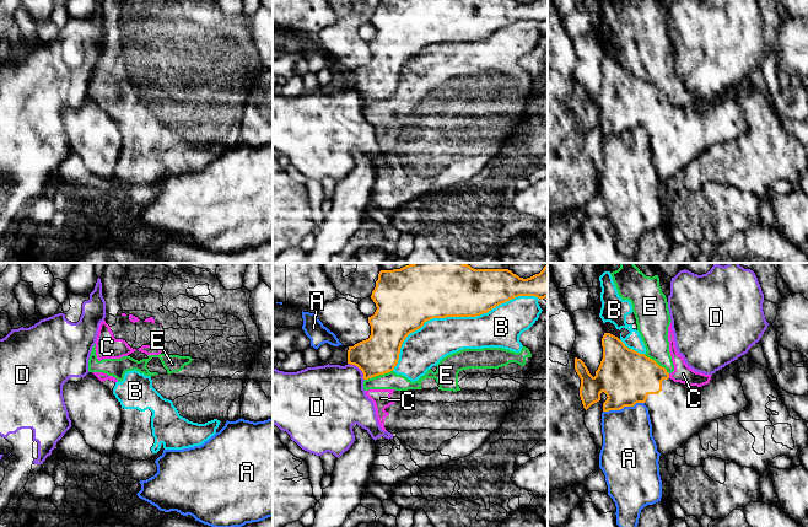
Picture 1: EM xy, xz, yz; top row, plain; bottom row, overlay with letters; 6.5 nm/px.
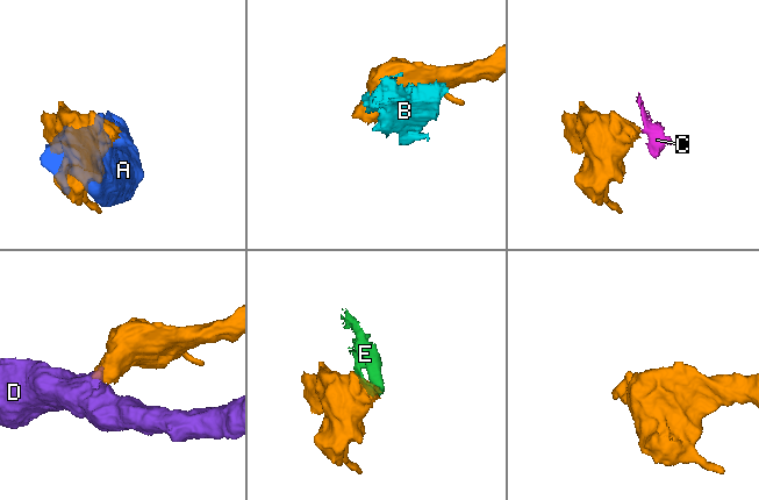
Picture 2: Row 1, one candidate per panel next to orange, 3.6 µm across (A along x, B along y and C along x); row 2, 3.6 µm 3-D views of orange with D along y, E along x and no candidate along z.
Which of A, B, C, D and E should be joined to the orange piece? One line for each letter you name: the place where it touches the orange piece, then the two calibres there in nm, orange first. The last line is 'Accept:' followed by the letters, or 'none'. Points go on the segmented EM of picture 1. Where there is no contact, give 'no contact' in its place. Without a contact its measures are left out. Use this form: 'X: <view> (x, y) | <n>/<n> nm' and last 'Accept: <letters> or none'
Accept: none

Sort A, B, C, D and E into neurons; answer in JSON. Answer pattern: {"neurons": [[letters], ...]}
{"neurons": [["A"], ["B", "C", "E"], ["D"]]}

